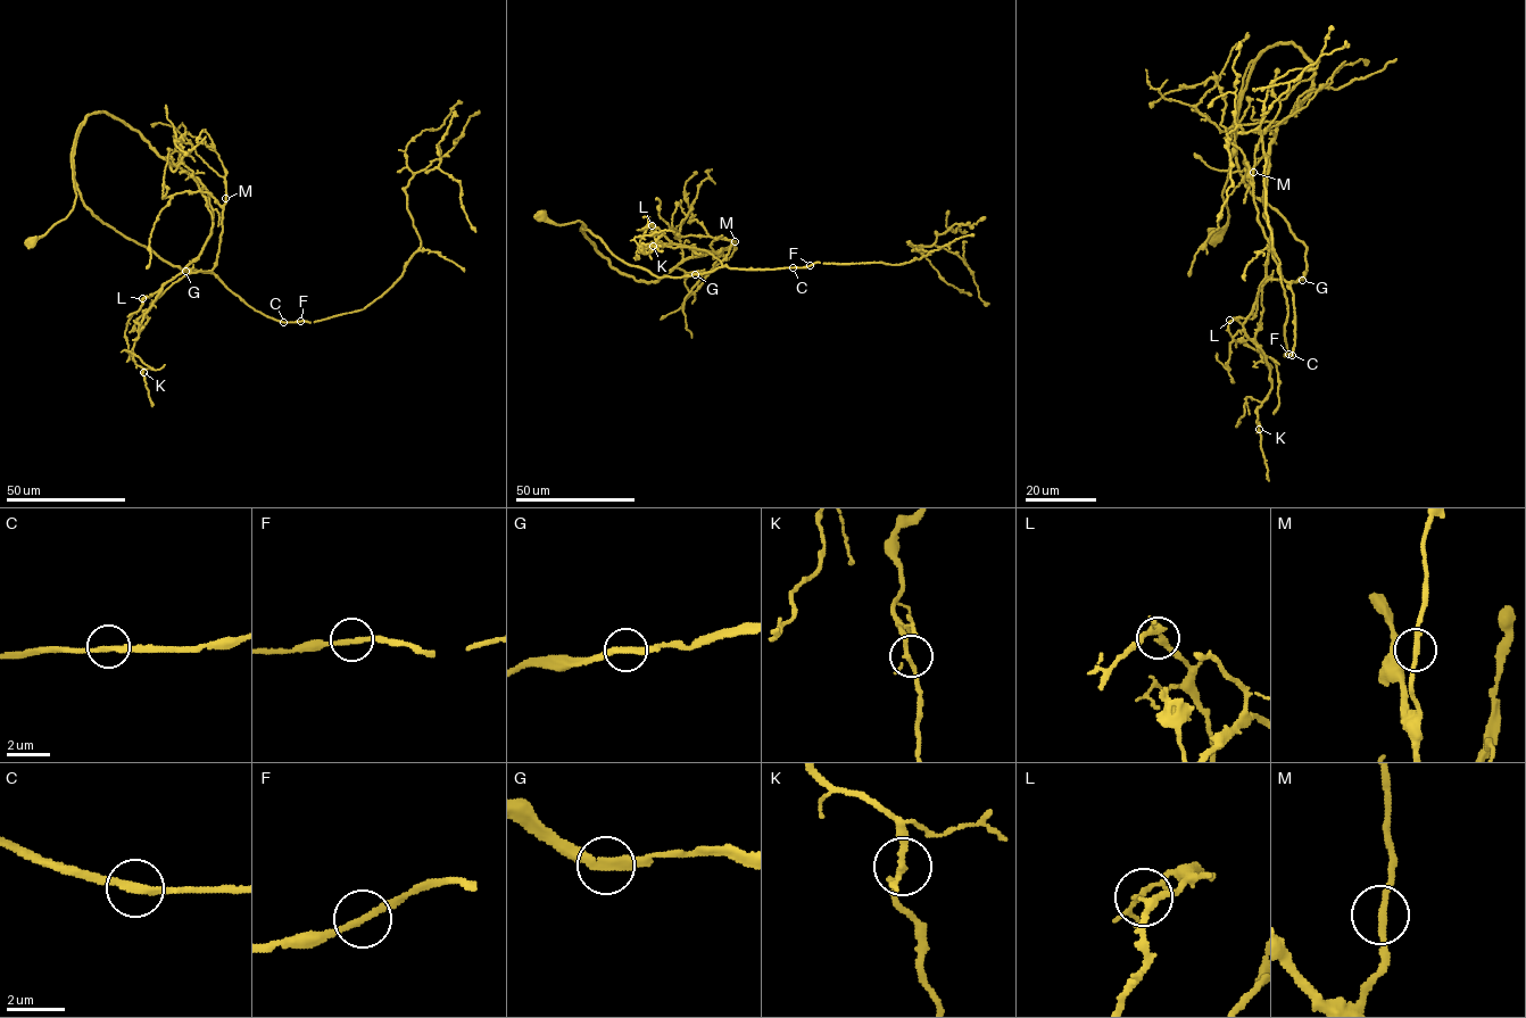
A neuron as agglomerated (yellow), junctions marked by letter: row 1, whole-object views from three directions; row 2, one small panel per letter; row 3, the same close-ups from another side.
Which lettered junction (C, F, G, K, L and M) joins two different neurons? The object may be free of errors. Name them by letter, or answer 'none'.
none

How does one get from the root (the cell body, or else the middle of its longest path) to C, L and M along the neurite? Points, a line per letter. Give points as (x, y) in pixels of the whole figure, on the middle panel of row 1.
C: (540, 216), (558, 224), (581, 221), (591, 243), (583, 229), (628, 264), (657, 276), (724, 266), (793, 267)
L: (540, 216), (581, 221), (595, 248), (636, 280), (656, 281), (681, 262), (721, 249), (661, 243), (652, 225)
M: (540, 216), (558, 224), (581, 221), (591, 243), (583, 229), (628, 264), (661, 278), (712, 272), (735, 241)

